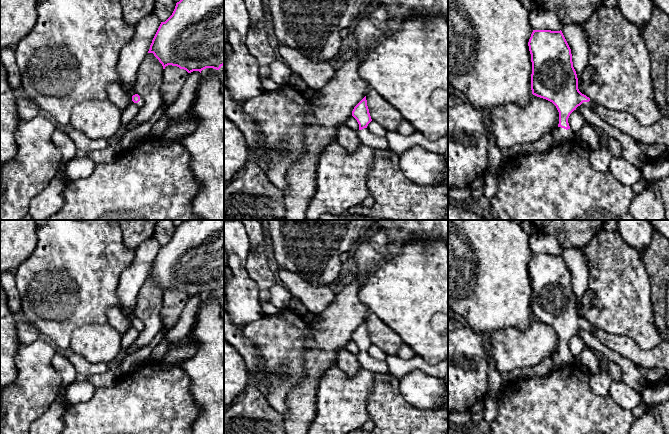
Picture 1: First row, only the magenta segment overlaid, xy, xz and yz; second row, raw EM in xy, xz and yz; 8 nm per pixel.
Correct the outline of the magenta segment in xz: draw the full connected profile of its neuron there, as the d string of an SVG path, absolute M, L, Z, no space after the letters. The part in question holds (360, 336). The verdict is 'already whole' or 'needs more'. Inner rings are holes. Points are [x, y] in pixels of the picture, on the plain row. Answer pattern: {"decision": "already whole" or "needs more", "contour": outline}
{"decision": "needs more", "contour": "M366 320L354 331L352 340L359 348L357 359L362 368L375 373L389 373L389 367L386 361L375 360L367 353L372 343L367 330Z"}

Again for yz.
{"decision": "needs more", "contour": "M533 254L528 270L532 286L532 318L556 330L559 336L559 348L553 358L554 368L565 368L577 362L568 347L570 338L580 329L592 333L594 326L578 313L578 302L573 291L571 273L561 254Z"}

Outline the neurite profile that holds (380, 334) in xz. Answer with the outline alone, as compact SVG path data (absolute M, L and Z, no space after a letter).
M371 311L366 317L366 324L371 343L385 354L395 355L404 344L401 337Z

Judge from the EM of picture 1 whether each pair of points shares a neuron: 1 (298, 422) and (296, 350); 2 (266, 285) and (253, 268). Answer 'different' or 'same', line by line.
1: different
2: same

